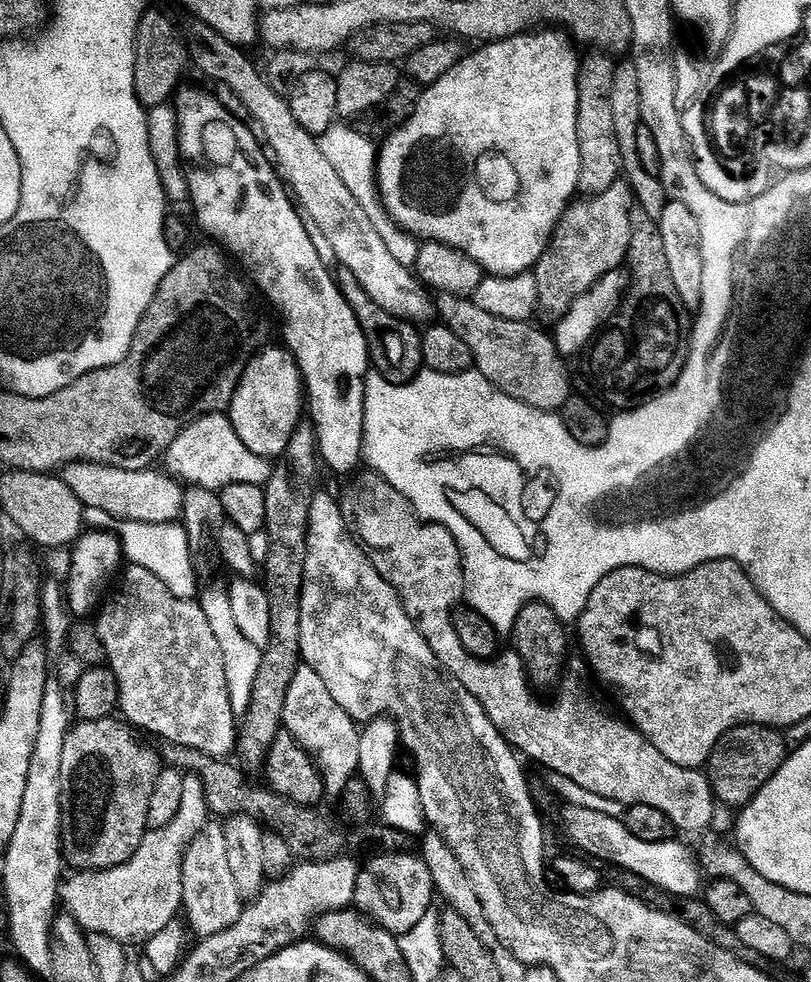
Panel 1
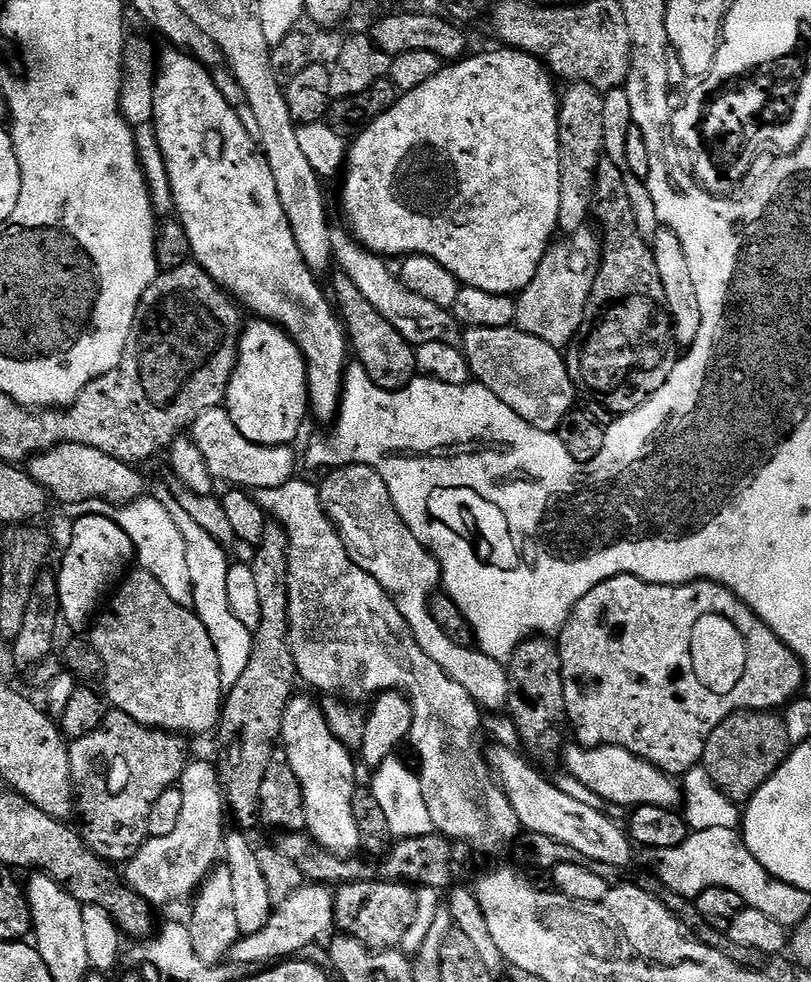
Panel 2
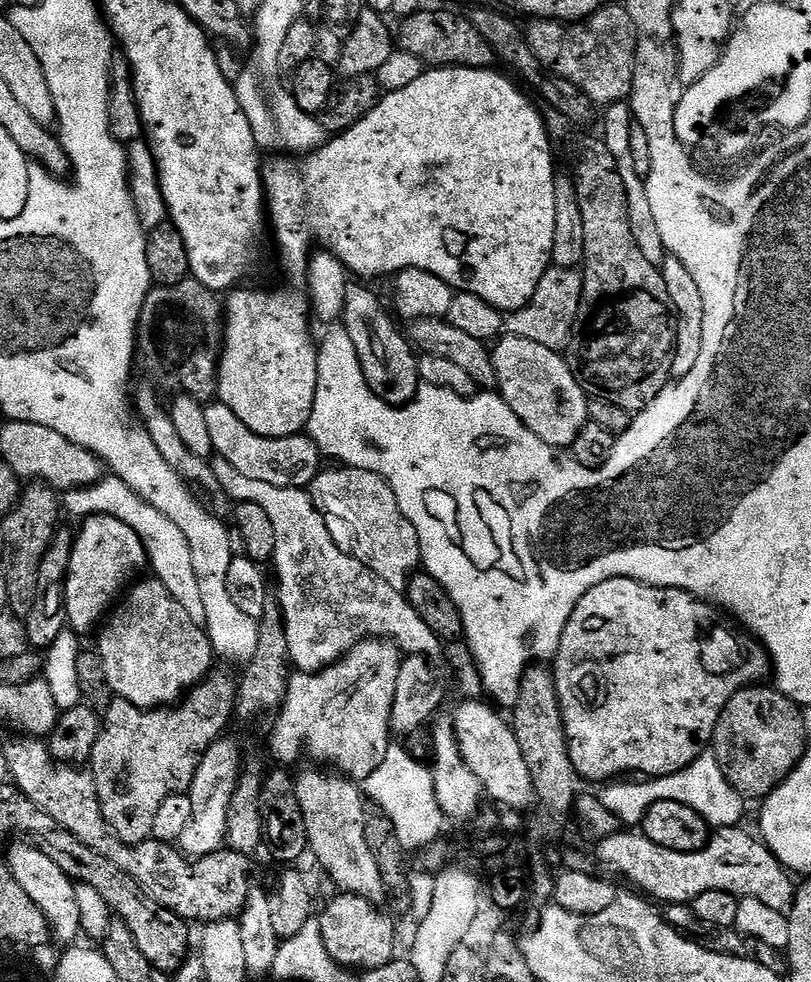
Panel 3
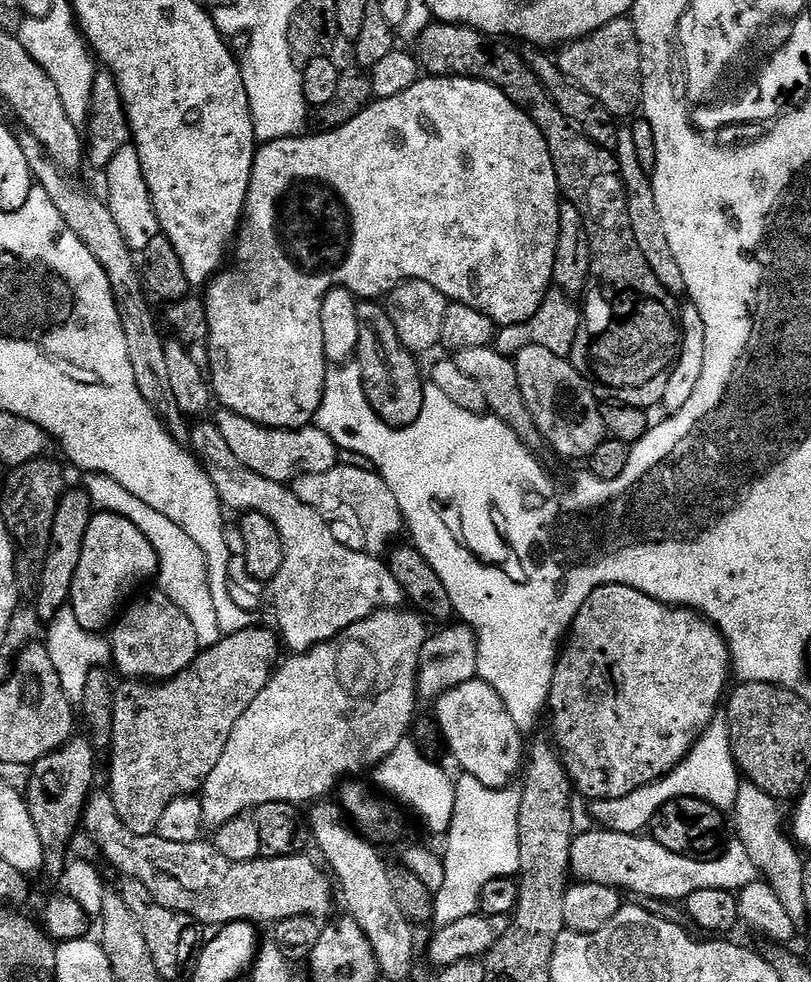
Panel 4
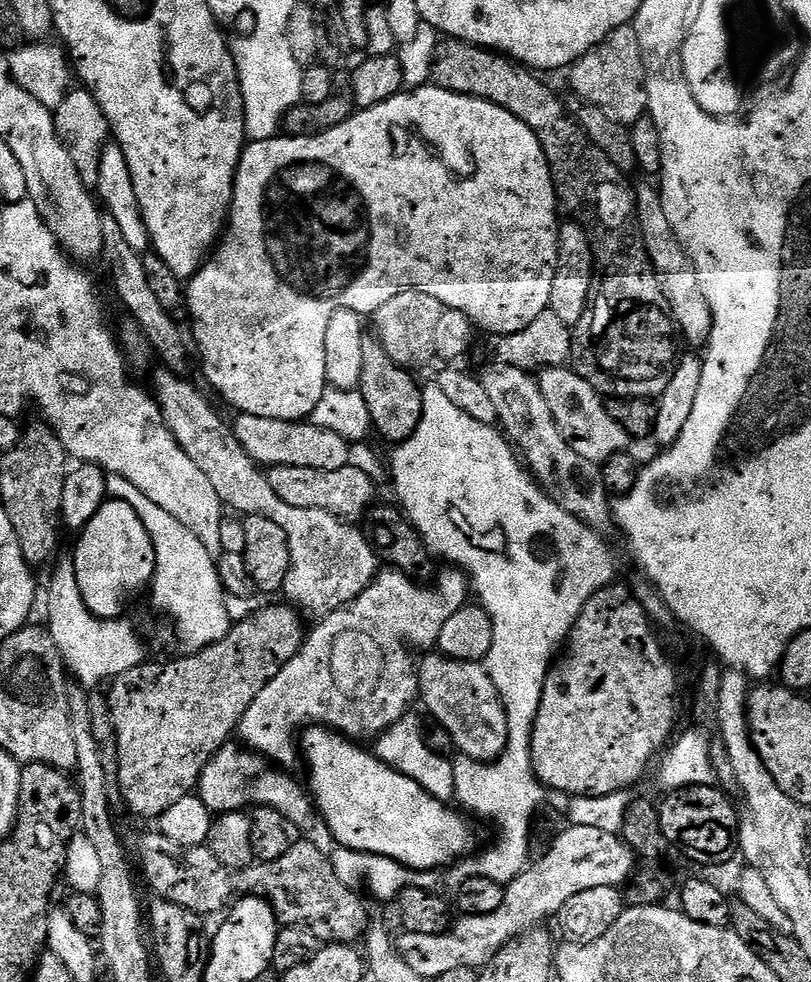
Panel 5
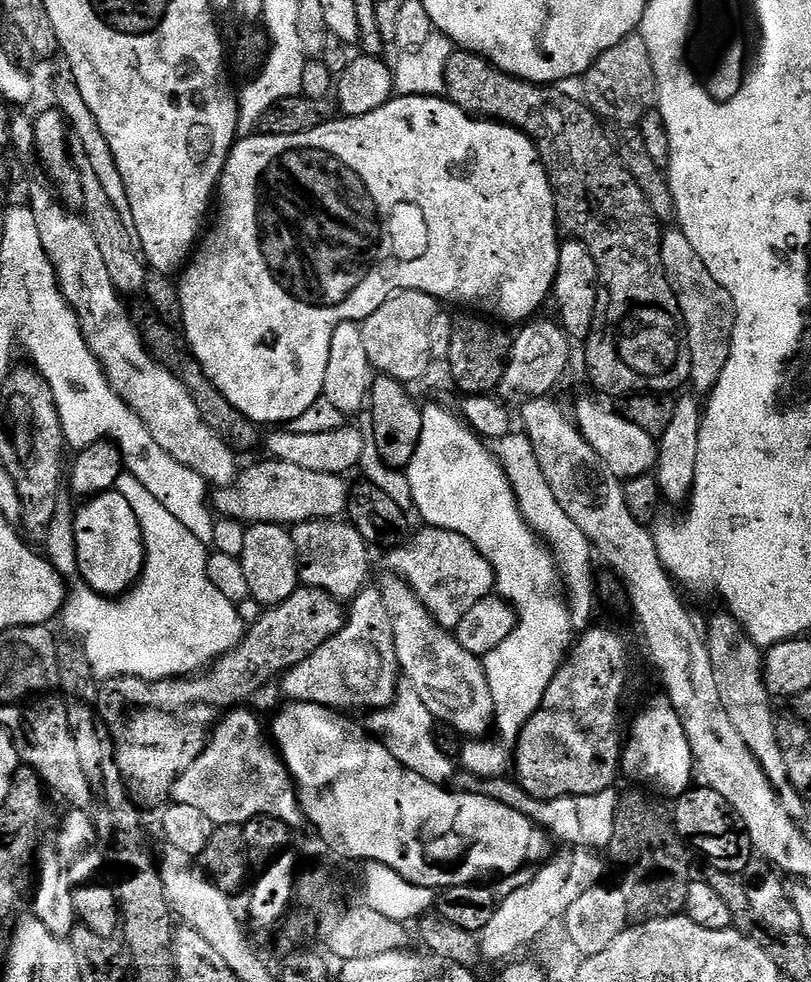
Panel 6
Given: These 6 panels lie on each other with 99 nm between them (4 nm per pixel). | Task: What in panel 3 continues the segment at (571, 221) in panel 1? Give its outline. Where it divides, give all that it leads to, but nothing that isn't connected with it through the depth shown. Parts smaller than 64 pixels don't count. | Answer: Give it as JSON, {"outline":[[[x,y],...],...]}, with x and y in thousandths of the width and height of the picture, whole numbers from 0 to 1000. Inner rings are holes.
{"outline":[[[677,271],[673,279],[668,279],[668,287],[663,287],[663,295],[658,295],[658,303],[654,303],[644,316],[625,323],[625,341],[649,344],[654,348],[663,348],[663,352],[673,352],[673,356],[694,359],[705,348],[719,294],[720,283],[711,274]]]}

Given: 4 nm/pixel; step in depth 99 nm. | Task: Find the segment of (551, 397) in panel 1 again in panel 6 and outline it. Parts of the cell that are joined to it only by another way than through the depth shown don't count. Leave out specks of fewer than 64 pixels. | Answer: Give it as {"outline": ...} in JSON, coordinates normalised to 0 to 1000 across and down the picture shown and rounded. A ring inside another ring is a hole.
{"outline":[[[715,407],[710,411],[708,431],[723,446],[723,450],[732,454],[737,466],[747,470],[752,483],[761,485],[766,491],[779,489],[783,485],[800,484],[808,478],[810,449],[801,442],[797,442],[797,438],[782,434],[782,430],[773,428],[763,419],[753,420],[735,407]]]}

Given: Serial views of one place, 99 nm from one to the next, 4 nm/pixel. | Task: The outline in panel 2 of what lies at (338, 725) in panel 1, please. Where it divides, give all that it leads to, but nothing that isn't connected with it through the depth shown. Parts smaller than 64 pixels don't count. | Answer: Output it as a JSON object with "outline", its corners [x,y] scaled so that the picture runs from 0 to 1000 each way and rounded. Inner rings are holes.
{"outline":[[[361,708],[348,735],[348,765],[355,769],[358,784],[367,788],[375,810],[377,847],[402,867],[418,874],[434,874],[445,867],[444,842],[436,831],[434,814],[441,801],[435,767],[411,747],[400,722],[380,709]]]}

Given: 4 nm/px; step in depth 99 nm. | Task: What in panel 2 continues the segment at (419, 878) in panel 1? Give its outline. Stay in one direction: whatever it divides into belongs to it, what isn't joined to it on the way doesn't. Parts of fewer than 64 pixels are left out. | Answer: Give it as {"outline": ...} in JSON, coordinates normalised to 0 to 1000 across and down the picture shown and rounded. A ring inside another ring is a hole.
{"outline":[[[445,894],[422,899],[413,905],[413,944],[425,953],[441,955],[454,965],[488,967],[493,965],[501,947],[506,946],[506,939],[510,939],[514,905],[504,899],[462,895]]]}

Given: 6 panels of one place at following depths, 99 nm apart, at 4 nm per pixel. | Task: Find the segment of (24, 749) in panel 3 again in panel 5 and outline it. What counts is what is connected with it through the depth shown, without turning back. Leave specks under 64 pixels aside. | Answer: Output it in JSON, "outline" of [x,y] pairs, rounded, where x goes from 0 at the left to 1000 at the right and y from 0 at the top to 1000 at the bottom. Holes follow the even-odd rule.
{"outline":[[[187,845],[184,851],[178,851],[169,857],[168,864],[173,867],[170,884],[178,887],[178,896],[192,907],[191,911],[199,916],[208,916],[229,927],[242,930],[248,935],[255,935],[260,929],[275,930],[287,920],[292,909],[307,912],[324,912],[340,929],[340,936],[351,945],[375,945],[390,955],[396,962],[432,961],[438,962],[453,950],[456,944],[454,925],[439,906],[422,900],[420,895],[412,888],[408,874],[403,867],[398,868],[383,854],[372,853],[348,874],[332,880],[312,878],[306,884],[296,888],[286,888],[254,862],[250,864],[226,864],[210,853],[199,851],[196,846]]]}

